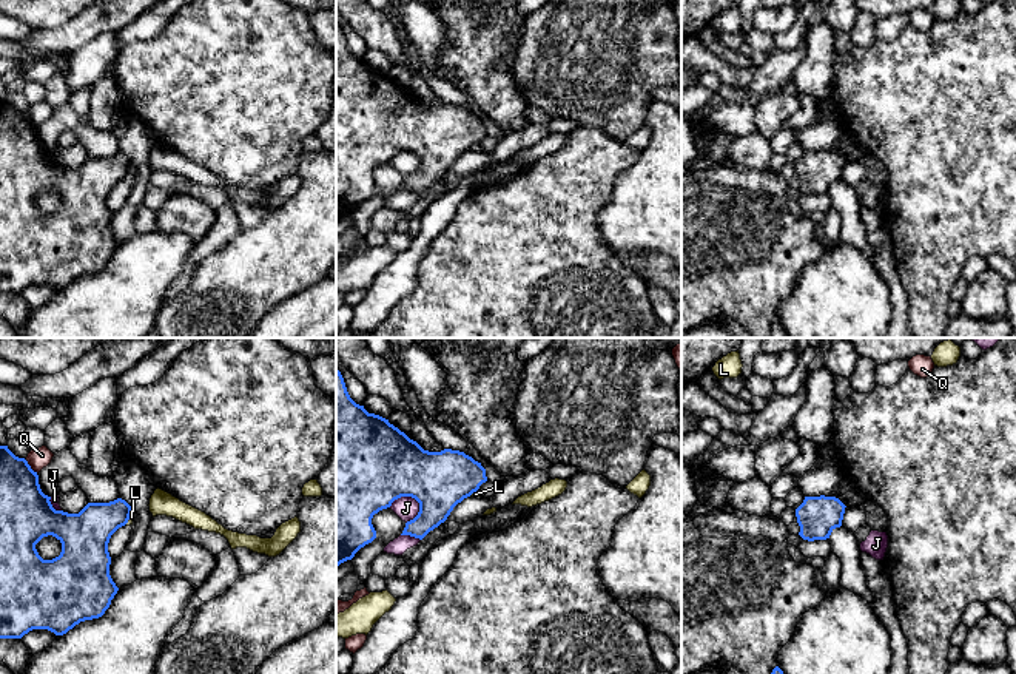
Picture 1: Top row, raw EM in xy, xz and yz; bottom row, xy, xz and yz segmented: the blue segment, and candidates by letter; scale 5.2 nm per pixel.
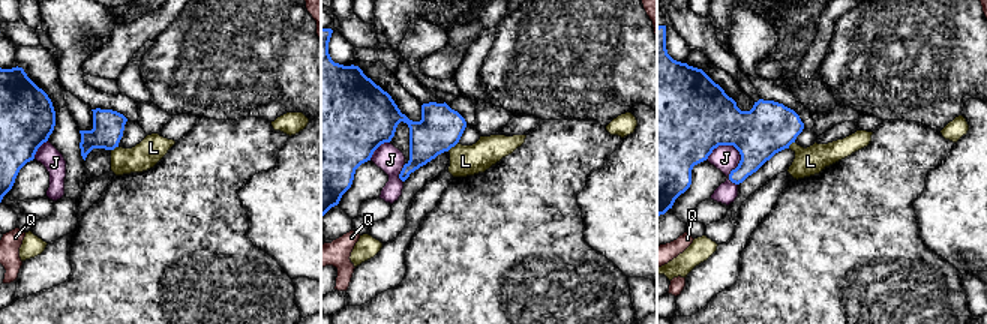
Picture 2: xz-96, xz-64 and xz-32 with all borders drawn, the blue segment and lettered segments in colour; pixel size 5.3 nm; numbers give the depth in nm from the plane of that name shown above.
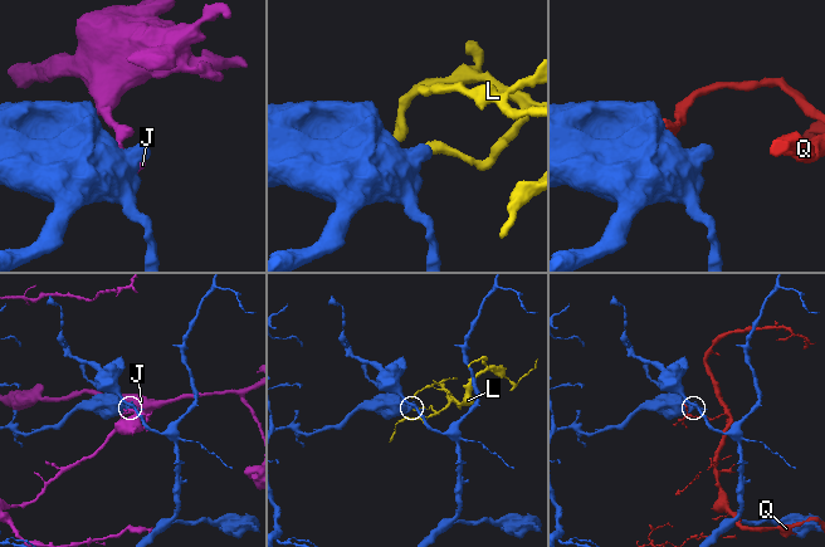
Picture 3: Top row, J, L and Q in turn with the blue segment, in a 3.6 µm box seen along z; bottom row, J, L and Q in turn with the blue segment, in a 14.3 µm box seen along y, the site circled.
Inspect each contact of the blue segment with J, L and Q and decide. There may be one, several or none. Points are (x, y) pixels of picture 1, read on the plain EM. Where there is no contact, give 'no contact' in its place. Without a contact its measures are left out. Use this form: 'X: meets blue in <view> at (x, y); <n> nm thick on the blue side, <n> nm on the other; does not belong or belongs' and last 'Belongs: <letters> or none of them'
J: meets blue in xz at (407, 150); 460 nm thick on the blue side, 120 nm on the other; does not belong
L: meets blue in xy at (128, 171); 260 nm thick on the blue side, 30 nm on the other; does not belong
Q: meets blue in xy at (30, 122); 280 nm thick on the blue side, 110 nm on the other; does not belong
Belongs: none of them

